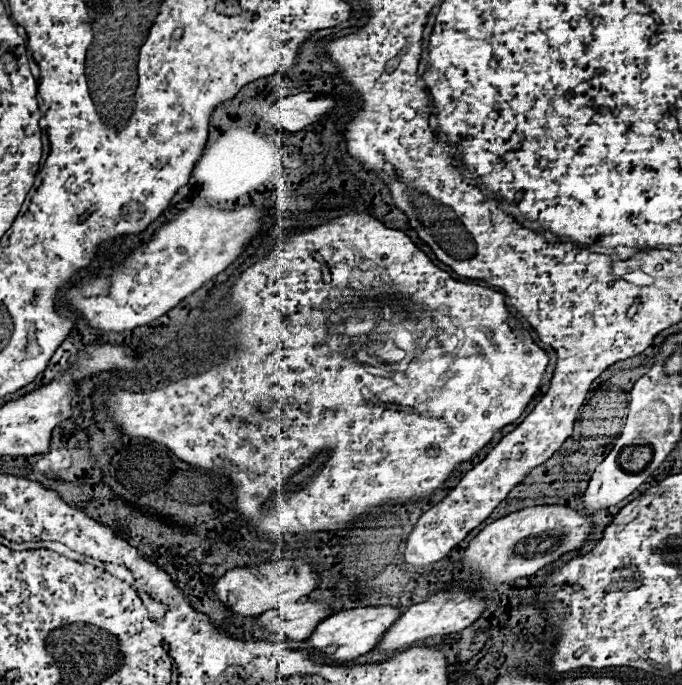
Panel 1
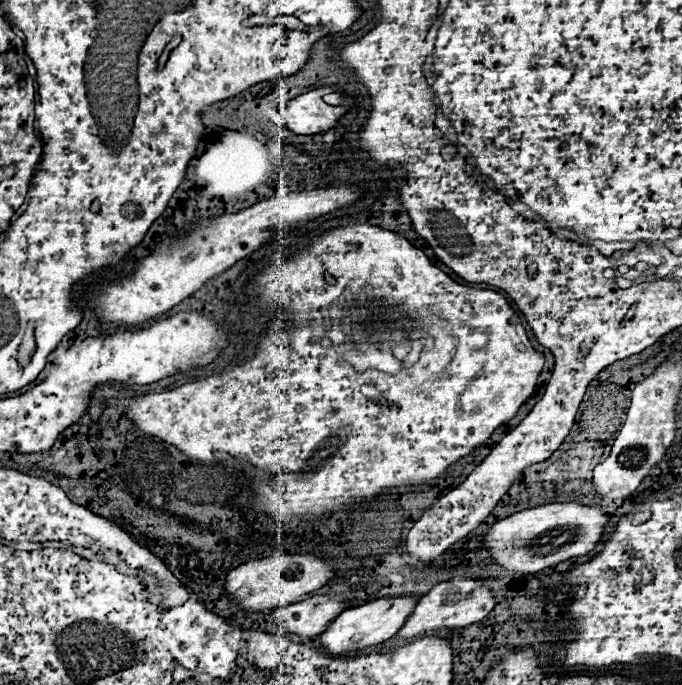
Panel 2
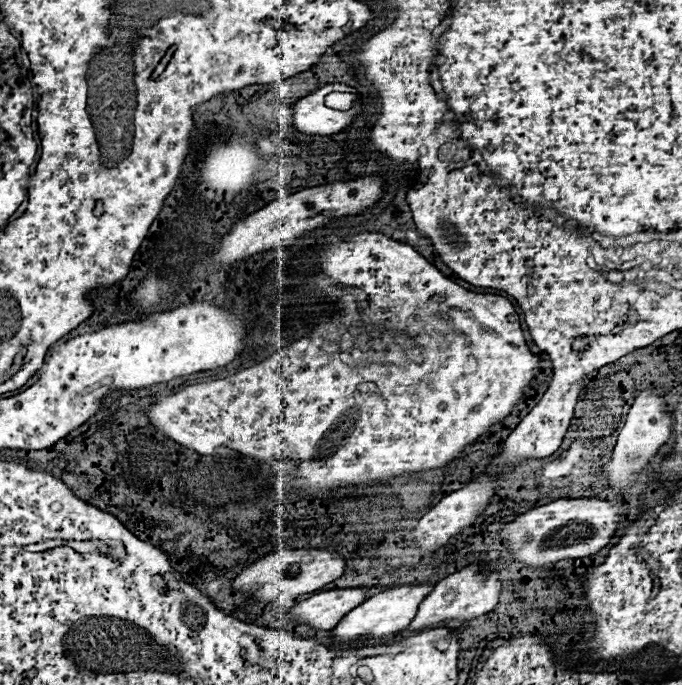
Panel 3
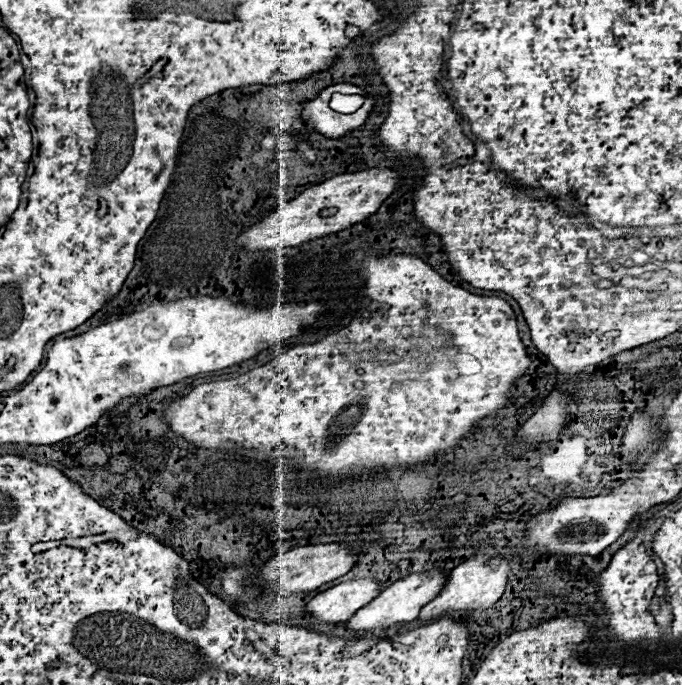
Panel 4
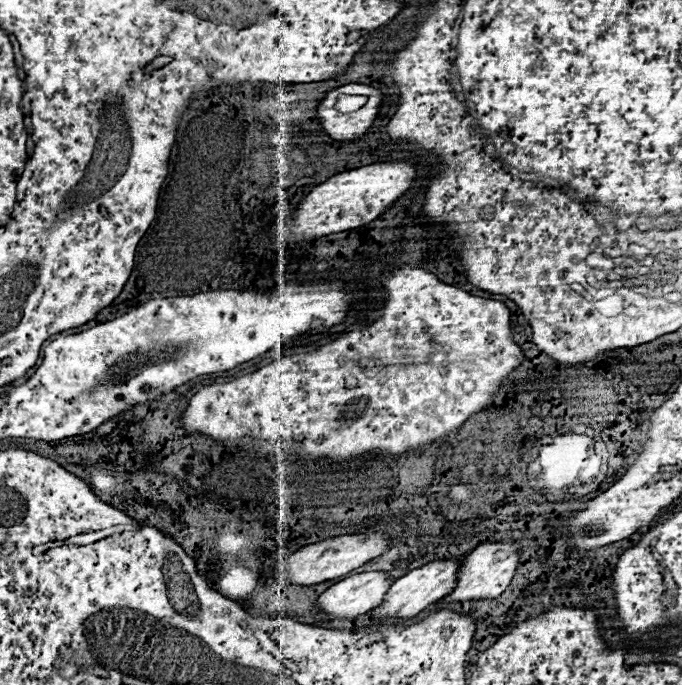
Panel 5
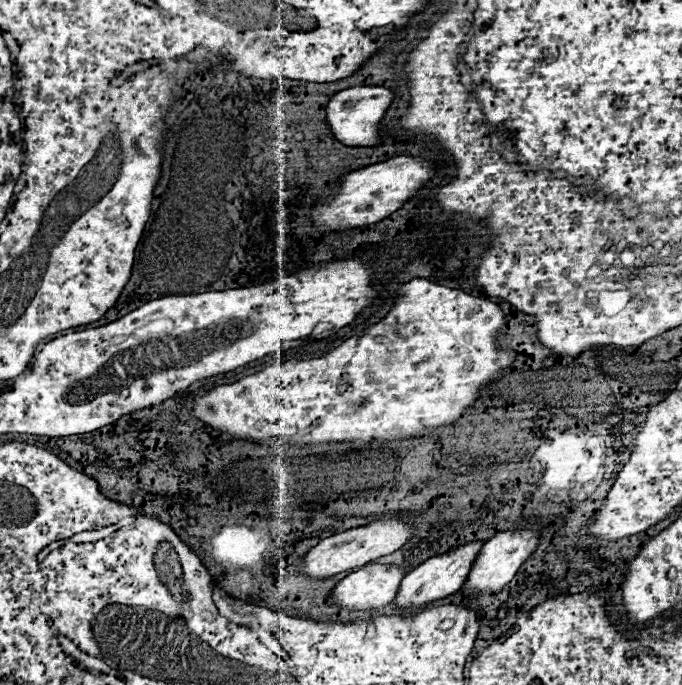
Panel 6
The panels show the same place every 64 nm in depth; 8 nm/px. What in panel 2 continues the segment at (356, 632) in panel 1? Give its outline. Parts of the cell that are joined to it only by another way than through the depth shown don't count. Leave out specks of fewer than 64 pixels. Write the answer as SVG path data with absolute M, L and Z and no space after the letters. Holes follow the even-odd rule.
M388 596L388 598L368 602L364 606L358 606L358 608L348 608L342 614L338 614L336 620L332 620L326 626L326 630L318 636L320 648L332 656L346 656L348 652L358 652L368 646L382 644L384 640L392 638L394 632L398 632L406 616L414 610L414 604L416 604L416 598L412 596L398 596L398 598Z

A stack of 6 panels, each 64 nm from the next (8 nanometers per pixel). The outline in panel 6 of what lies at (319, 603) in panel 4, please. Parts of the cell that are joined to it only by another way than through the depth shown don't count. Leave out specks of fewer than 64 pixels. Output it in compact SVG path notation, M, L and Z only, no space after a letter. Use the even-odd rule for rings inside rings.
M366 564L364 568L348 574L344 580L340 580L334 590L330 592L330 602L338 608L346 610L370 610L370 608L382 608L390 604L396 596L396 590L402 582L402 574L406 574L398 566L380 566L380 564Z

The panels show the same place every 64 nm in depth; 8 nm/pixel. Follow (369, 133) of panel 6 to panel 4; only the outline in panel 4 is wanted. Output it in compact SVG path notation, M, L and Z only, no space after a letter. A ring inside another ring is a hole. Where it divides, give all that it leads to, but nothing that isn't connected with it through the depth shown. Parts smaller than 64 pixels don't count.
M334 84L334 86L328 86L324 88L316 98L304 102L302 106L302 114L300 114L300 120L314 128L316 132L320 132L322 136L326 138L340 138L352 130L358 130L362 124L365 123L368 117L368 112L372 110L372 104L374 104L374 98L366 98L366 102L362 104L362 108L359 108L356 112L345 115L338 113L334 110L330 110L328 102L330 102L330 96L334 92L346 92L346 94L366 94L364 90L360 90L358 86L354 84Z

